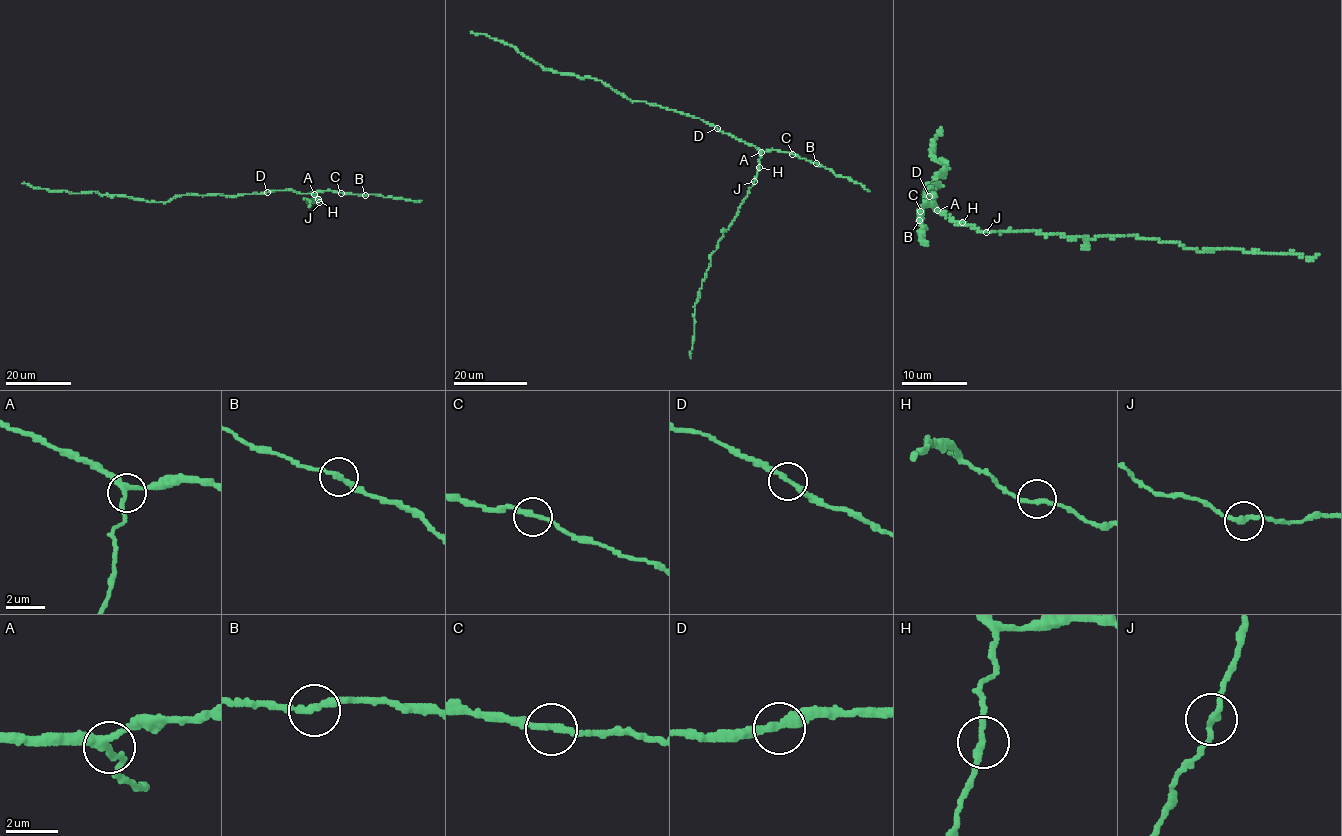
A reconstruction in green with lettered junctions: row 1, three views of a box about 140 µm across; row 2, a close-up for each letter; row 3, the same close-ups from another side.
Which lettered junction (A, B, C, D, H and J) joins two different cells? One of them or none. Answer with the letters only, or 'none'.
none

